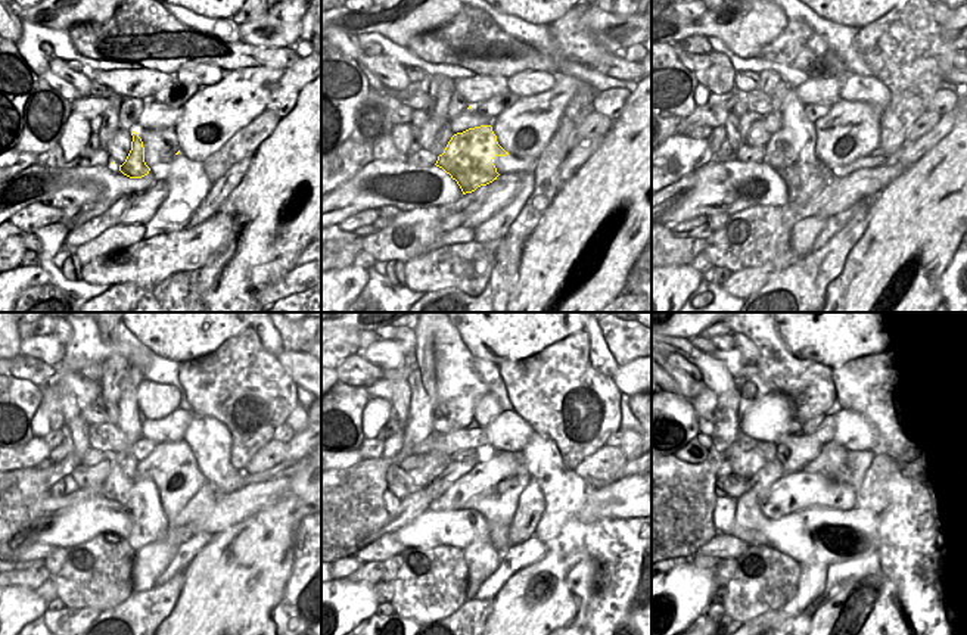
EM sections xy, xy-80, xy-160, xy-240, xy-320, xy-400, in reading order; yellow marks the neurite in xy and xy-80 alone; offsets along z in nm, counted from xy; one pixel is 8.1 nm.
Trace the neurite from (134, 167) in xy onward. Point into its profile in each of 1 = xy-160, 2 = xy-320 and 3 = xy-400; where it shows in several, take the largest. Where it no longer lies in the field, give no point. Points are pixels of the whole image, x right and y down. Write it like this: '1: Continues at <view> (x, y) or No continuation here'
1: Continues at xy-160 (790, 152)
2: Continues at xy-320 (462, 379)
3: Continues at xy-400 (808, 385)

